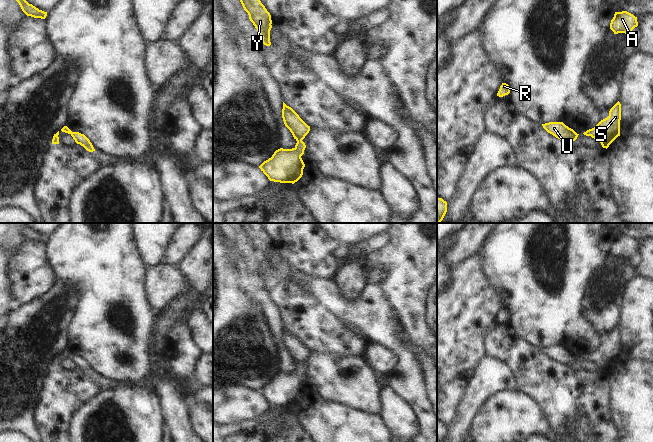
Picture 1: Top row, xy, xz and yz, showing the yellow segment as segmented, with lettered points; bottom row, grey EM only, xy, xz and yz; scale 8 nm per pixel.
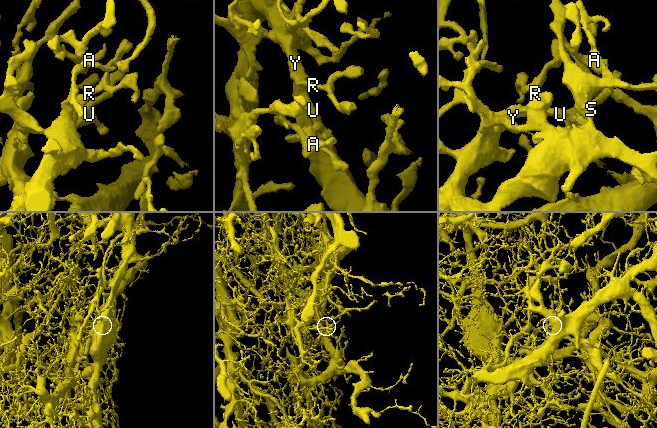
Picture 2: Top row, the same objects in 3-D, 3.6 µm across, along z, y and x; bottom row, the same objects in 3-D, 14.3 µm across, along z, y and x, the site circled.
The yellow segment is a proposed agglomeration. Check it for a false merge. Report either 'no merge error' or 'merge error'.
no merge error

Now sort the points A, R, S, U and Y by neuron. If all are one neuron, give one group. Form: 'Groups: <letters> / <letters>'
Groups: A R S U Y

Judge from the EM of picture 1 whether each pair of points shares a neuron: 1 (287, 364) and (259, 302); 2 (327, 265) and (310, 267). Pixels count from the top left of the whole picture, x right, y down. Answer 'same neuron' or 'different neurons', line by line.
1: same neuron
2: same neuron

